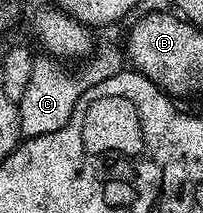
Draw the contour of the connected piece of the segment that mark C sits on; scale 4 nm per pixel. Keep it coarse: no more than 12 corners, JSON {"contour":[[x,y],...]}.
{"contour":[[100,46],[85,76],[36,58],[17,102],[24,138],[60,130],[89,86],[124,72],[124,52]]}

